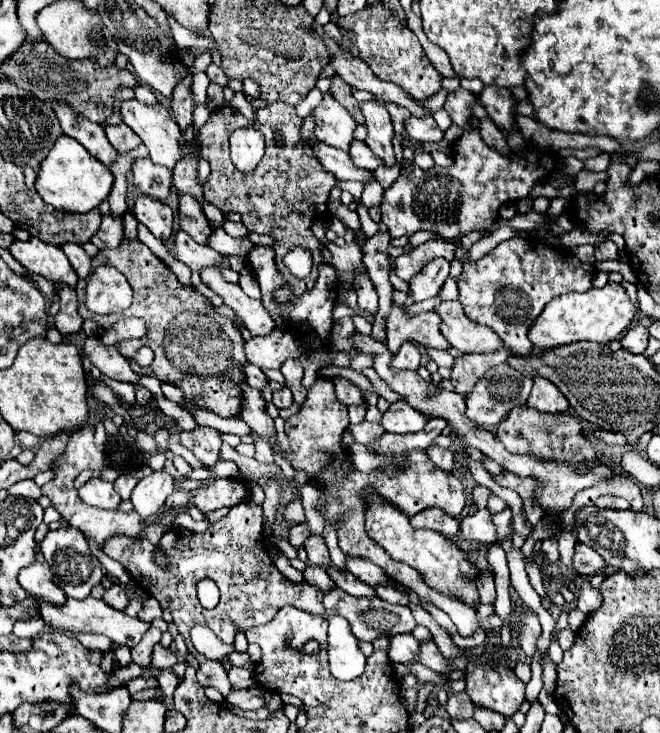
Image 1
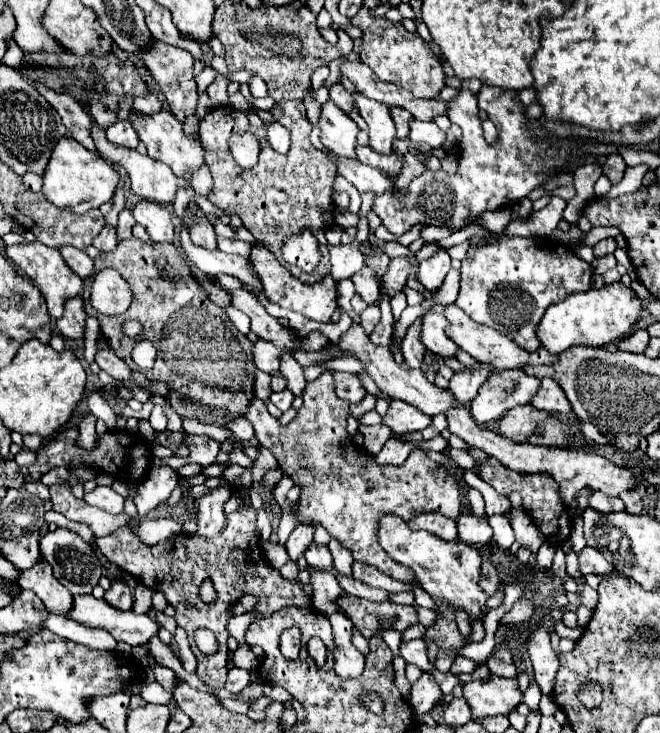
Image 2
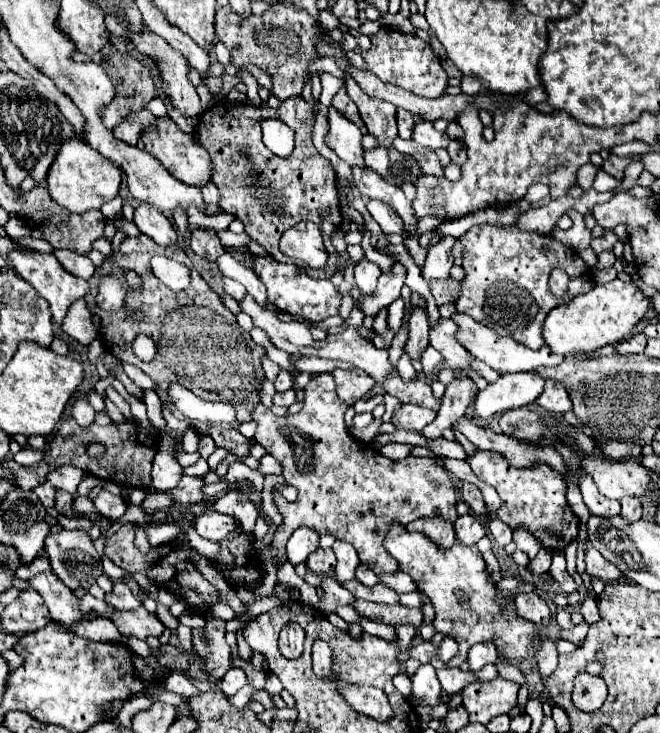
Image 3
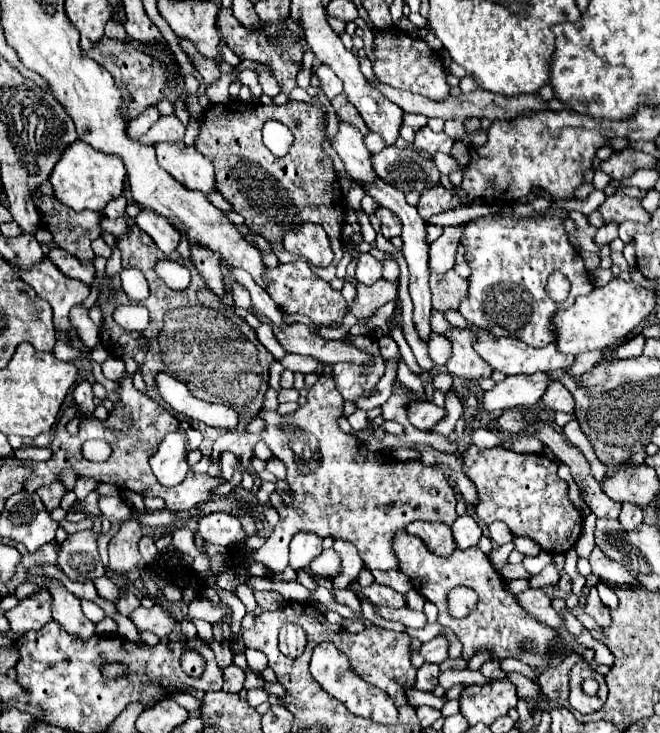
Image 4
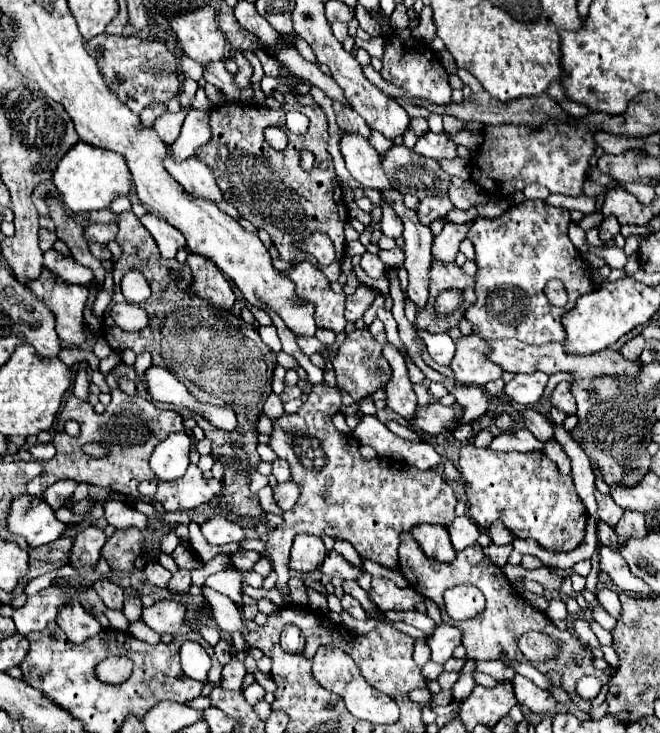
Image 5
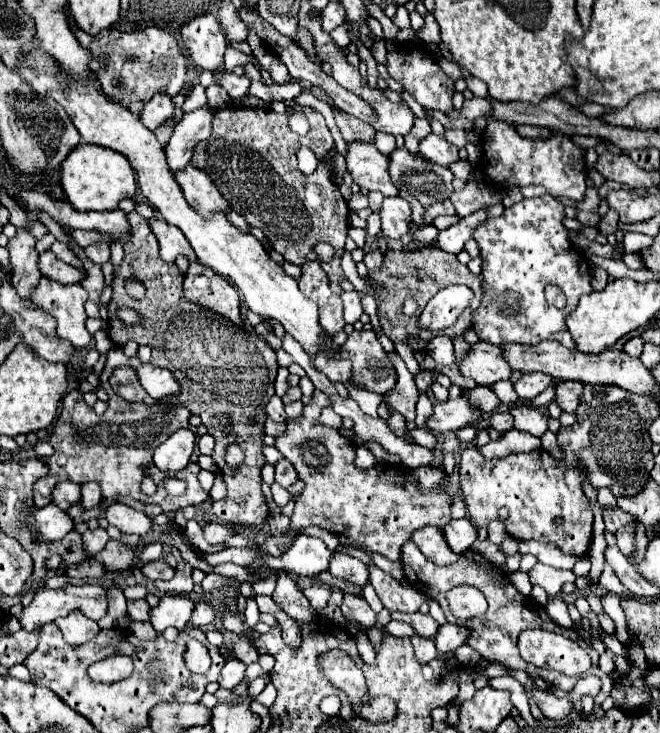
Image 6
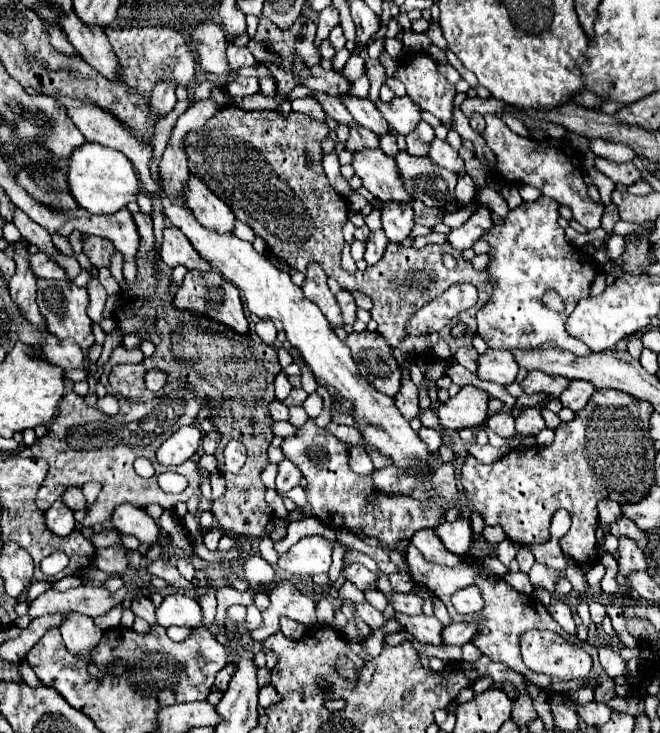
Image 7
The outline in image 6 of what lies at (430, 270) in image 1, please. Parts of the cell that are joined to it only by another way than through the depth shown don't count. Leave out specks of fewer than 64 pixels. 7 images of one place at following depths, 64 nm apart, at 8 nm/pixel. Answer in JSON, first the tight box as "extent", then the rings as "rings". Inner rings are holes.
{"extent":[436,210,488,254],"rings":[[[478,210],[478,212],[470,214],[470,216],[460,218],[458,224],[454,224],[454,226],[450,226],[450,228],[446,228],[446,230],[442,230],[438,234],[436,244],[446,252],[458,254],[464,248],[464,244],[470,240],[472,232],[476,230],[476,224],[482,224],[486,218],[488,218],[486,210]]]}

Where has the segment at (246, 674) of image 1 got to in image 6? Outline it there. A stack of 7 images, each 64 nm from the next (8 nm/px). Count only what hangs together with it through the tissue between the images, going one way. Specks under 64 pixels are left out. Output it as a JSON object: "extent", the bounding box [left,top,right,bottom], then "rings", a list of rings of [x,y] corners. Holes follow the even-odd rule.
{"extent":[218,658,246,690],"rings":[[[234,658],[234,660],[228,660],[226,666],[222,668],[220,676],[218,676],[218,684],[220,684],[220,688],[226,688],[226,690],[234,688],[234,686],[242,680],[244,670],[246,670],[246,664],[242,664],[240,660],[236,660],[236,658]]]}

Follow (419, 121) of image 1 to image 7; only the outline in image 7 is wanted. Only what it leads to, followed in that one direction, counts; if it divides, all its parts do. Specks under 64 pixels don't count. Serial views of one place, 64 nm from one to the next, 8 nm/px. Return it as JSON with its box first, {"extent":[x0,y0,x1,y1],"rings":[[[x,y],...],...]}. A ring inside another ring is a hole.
{"extent":[430,140,464,172],"rings":[[[434,140],[432,142],[432,146],[430,146],[430,160],[434,162],[434,164],[438,164],[438,166],[442,166],[442,168],[446,168],[446,170],[452,170],[452,172],[460,172],[460,170],[464,170],[464,160],[460,158],[460,154],[456,152],[456,150],[452,150],[450,146],[448,146],[448,142],[444,142],[444,140]]]}

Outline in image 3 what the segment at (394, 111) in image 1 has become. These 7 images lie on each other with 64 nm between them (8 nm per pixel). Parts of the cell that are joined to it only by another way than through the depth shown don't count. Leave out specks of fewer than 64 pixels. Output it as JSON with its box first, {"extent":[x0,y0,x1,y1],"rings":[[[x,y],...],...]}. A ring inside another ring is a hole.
{"extent":[398,110,422,140],"rings":[[[398,110],[398,136],[400,138],[404,138],[404,140],[410,140],[412,138],[412,128],[418,124],[418,122],[422,122],[418,116],[412,116],[412,112],[406,112],[406,110]]]}

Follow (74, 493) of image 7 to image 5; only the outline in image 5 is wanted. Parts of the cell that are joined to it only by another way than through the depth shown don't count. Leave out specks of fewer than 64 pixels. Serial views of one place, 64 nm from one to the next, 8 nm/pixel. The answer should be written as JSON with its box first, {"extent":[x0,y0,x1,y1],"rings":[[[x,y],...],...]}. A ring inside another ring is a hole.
{"extent":[44,480,78,510],"rings":[[[60,480],[60,482],[52,484],[52,486],[44,492],[44,500],[46,500],[52,508],[58,510],[58,508],[66,506],[66,502],[72,498],[76,484],[78,484],[78,482],[74,482],[74,480]]]}

